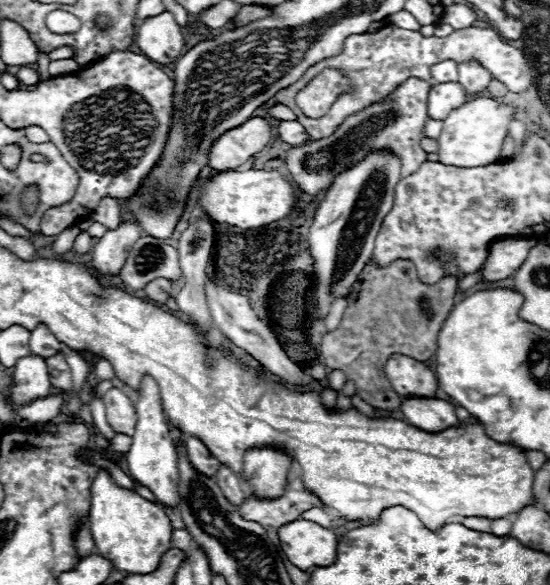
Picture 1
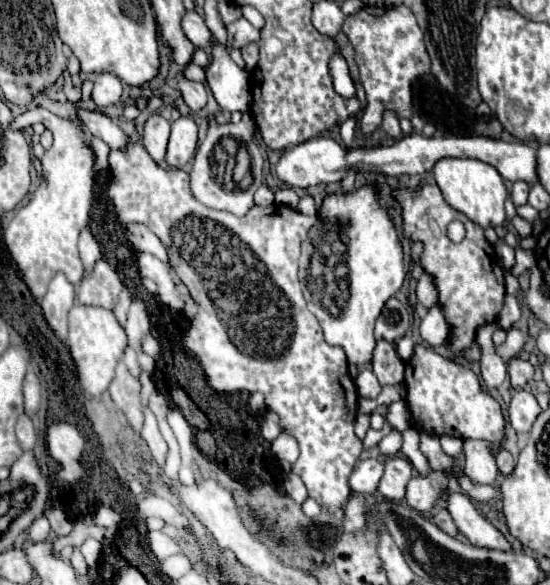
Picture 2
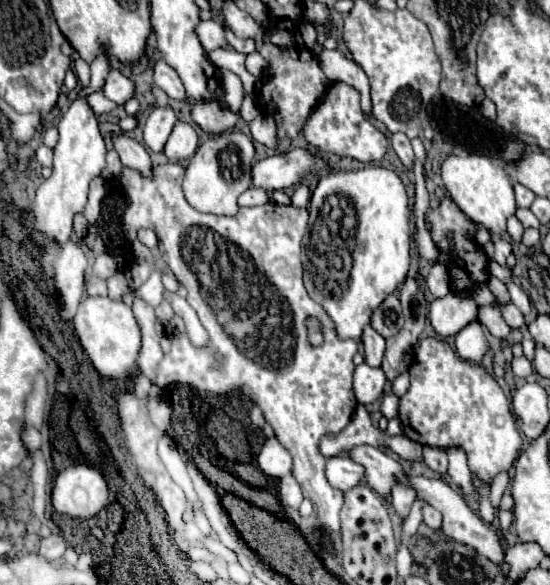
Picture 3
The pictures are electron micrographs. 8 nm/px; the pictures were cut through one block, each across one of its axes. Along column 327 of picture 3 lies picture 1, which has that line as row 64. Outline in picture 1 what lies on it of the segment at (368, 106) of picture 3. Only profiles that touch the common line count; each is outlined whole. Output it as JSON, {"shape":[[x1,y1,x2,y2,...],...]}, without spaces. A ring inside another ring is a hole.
{"shape":[[56,60,56,62,50,62,50,66,48,66,48,74,50,76,74,74,76,70,78,70,78,66,76,66,74,60]]}

